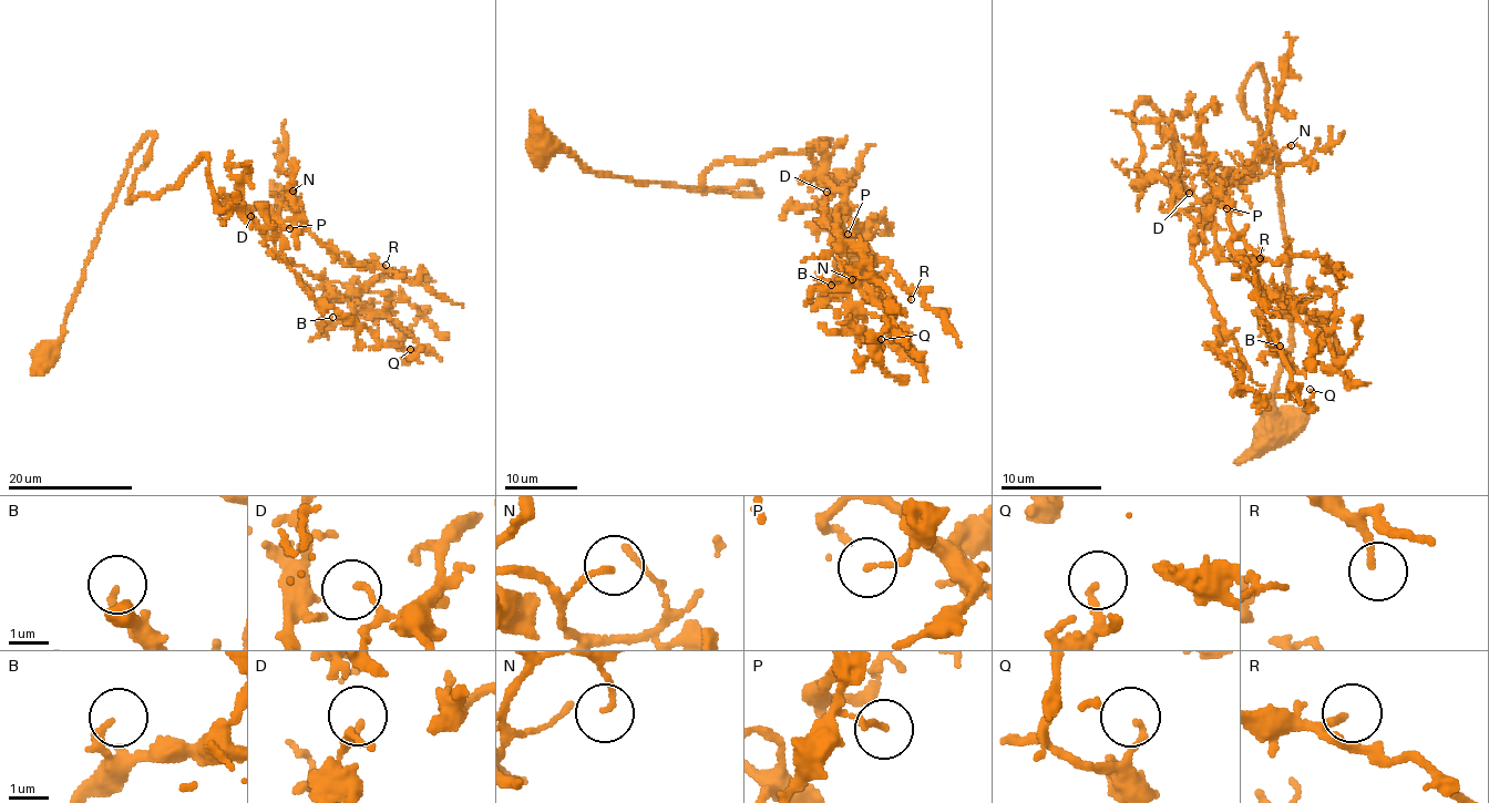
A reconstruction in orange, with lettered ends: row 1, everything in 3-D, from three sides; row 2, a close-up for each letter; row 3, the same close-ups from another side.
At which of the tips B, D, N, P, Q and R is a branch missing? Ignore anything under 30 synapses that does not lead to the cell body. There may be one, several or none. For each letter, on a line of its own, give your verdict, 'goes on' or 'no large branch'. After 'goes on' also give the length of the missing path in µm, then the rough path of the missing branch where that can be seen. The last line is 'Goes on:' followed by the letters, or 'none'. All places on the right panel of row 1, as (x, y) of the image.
B: no large branch
D: no large branch
N: no large branch
P: no large branch
Q: no large branch
R: goes on | 25 µm | (1260, 258), (1275, 282), (1282, 284), (1274, 282), (1282, 281), (1289, 267), (1287, 279)
Goes on: R

